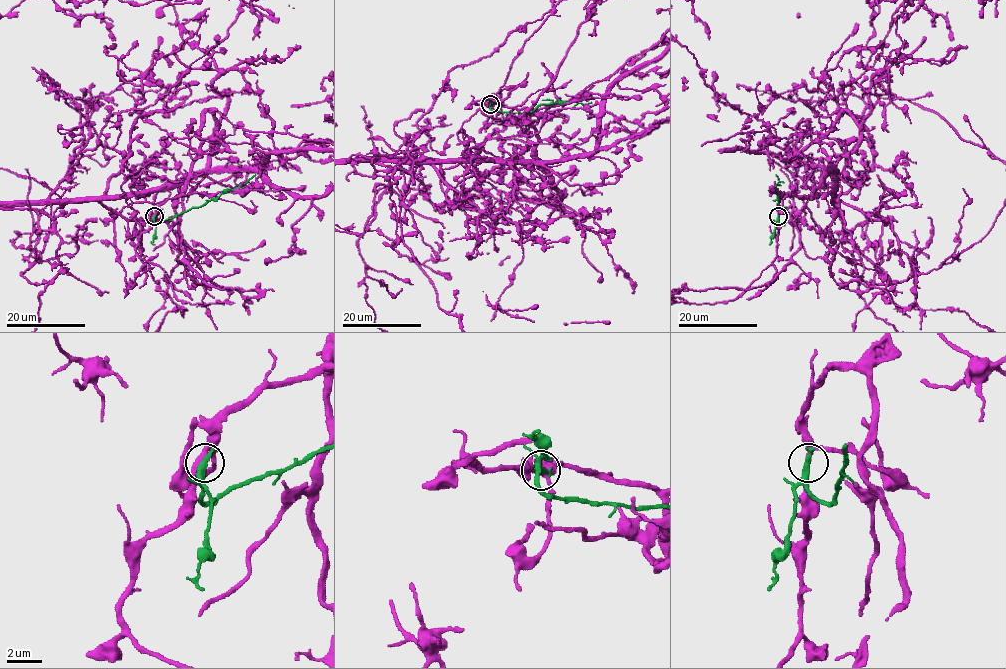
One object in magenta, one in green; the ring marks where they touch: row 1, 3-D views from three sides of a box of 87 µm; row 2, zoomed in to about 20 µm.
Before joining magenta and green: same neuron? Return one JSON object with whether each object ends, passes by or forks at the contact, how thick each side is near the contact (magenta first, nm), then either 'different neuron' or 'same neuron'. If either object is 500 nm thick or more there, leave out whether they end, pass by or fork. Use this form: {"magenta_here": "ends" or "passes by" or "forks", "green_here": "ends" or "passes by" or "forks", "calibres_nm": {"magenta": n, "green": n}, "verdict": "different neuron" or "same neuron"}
{"magenta_here": "forks", "green_here": "ends", "calibres_nm": {"magenta": 240, "green": 480}, "verdict": "different neuron"}

